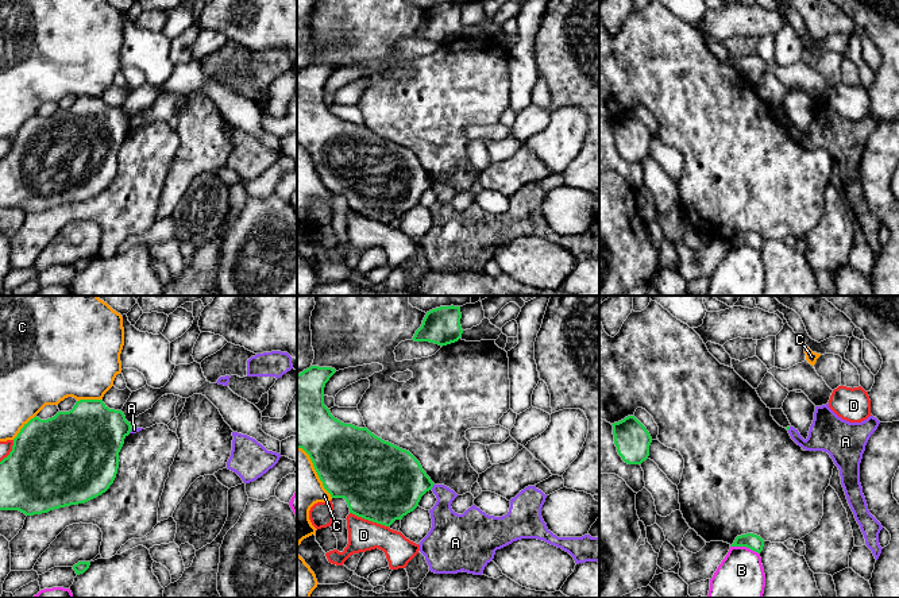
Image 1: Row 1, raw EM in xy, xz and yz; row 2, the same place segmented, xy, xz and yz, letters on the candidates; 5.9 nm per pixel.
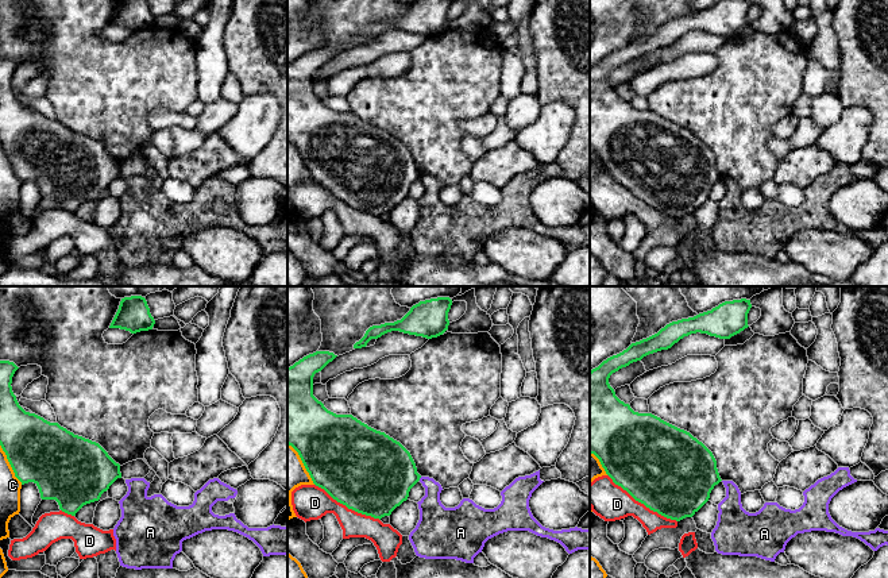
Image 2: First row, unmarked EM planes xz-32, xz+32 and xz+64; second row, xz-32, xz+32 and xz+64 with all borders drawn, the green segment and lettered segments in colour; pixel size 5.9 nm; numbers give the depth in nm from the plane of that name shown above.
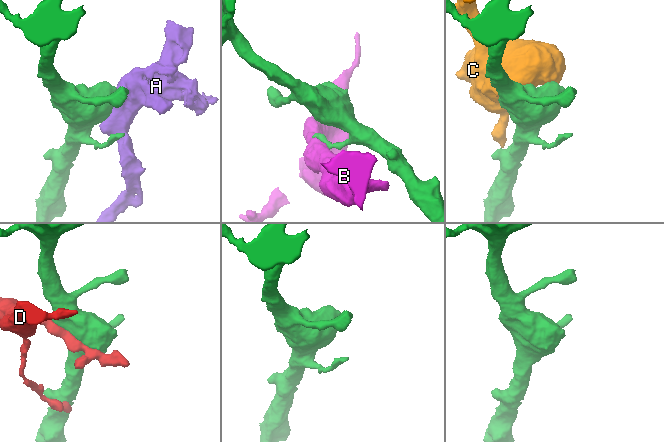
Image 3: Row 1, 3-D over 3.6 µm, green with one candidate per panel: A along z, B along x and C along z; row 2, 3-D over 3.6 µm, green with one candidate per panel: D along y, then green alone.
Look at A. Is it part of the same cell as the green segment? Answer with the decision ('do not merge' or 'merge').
do not merge

